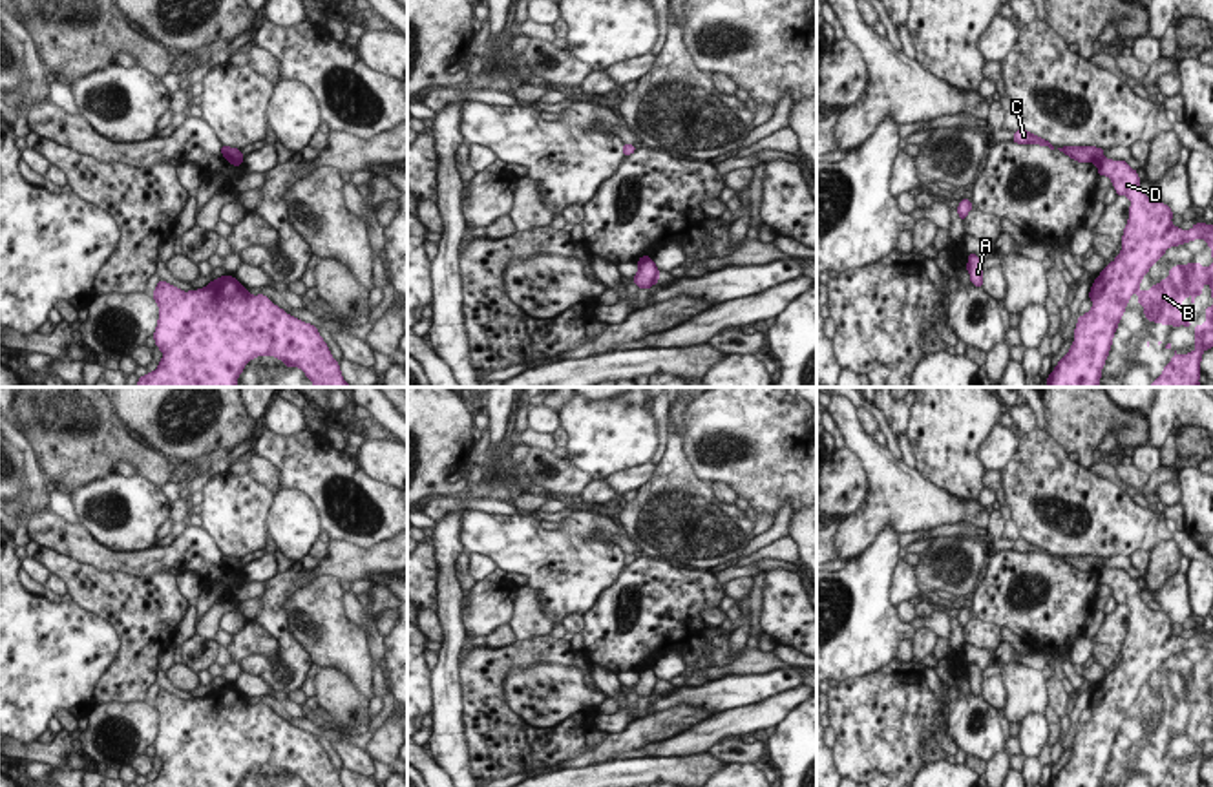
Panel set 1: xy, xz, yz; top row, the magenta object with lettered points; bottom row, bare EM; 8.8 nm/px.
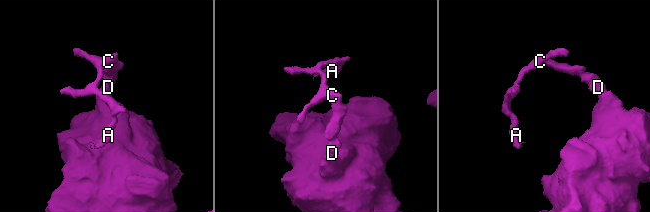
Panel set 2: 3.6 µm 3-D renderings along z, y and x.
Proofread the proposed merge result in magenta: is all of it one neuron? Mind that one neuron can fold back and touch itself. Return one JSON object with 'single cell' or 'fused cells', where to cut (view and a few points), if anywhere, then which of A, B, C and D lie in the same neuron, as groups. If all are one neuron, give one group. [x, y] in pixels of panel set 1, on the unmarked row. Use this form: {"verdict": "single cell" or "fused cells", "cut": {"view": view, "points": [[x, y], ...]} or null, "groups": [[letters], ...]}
{"verdict": "fused cells", "cut": {"view": "yz", "points": [[1104, 566], [1095, 572]]}, "groups": [["A", "C"], ["B", "D"]]}

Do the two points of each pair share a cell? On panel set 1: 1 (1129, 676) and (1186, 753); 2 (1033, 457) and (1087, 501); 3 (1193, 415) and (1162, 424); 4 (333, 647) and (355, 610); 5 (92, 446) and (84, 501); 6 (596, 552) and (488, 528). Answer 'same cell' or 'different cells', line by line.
1: same cell
2: same cell
3: same cell
4: different cells
5: different cells
6: same cell

